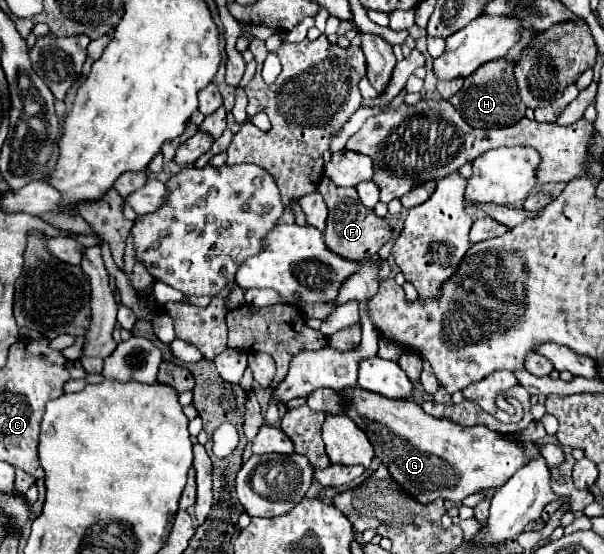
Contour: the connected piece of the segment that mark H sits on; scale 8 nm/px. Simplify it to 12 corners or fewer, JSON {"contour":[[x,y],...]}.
{"contour":[[513,63],[471,73],[451,105],[473,127],[525,117]]}

